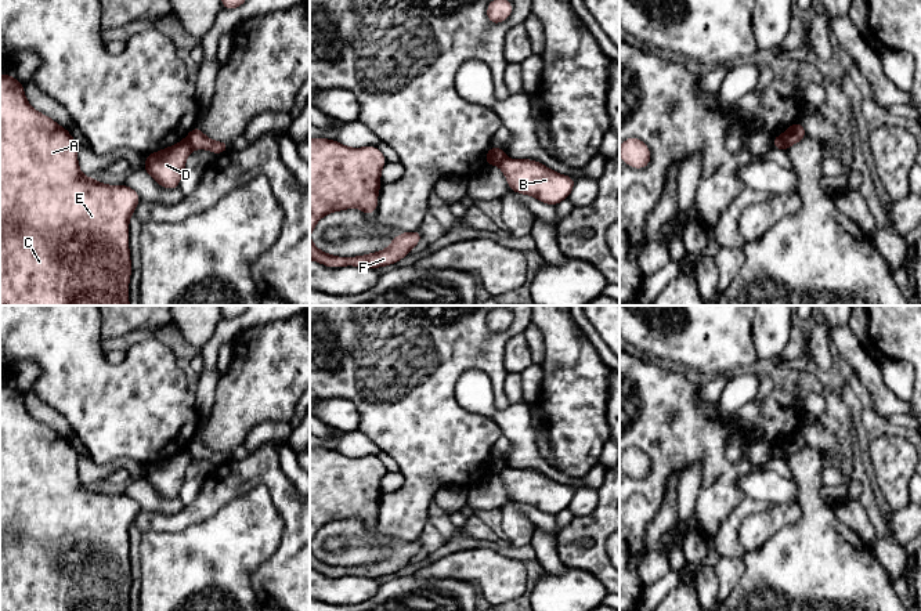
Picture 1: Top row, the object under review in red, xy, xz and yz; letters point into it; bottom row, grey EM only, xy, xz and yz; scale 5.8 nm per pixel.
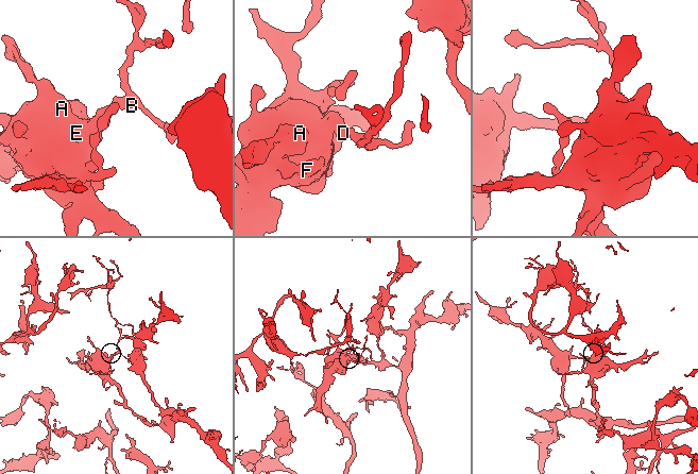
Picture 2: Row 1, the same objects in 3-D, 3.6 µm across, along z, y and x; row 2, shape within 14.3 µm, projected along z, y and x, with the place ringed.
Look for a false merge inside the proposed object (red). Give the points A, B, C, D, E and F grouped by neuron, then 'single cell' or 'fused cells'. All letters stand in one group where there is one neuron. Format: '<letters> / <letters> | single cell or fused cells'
A C D E F / B | fused cells

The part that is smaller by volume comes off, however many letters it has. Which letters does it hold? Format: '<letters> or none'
B

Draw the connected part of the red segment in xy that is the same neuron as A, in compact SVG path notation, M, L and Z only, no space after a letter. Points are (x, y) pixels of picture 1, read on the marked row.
M8 73L0 76L0 306L130 306L129 220L140 200L138 192L126 184L105 185L83 176L77 163L77 144L71 133L29 105L24 83Z

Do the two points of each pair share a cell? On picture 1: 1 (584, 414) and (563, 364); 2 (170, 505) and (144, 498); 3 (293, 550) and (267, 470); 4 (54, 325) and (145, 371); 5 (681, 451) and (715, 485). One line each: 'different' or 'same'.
1: same
2: same
3: same
4: same
5: same

